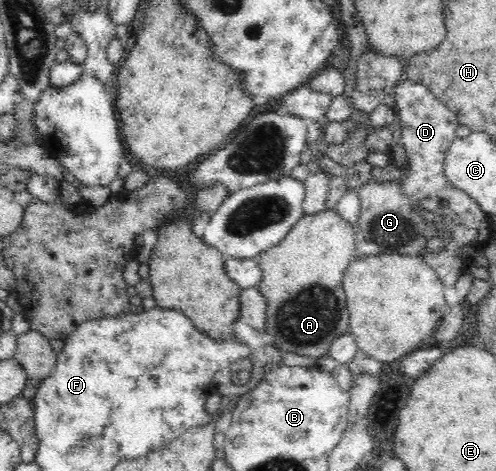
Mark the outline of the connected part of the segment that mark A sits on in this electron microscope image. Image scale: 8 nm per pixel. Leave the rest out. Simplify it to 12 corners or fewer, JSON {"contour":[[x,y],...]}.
{"contour":[[336,209],[305,215],[256,260],[265,331],[318,359],[348,331],[358,256]]}

